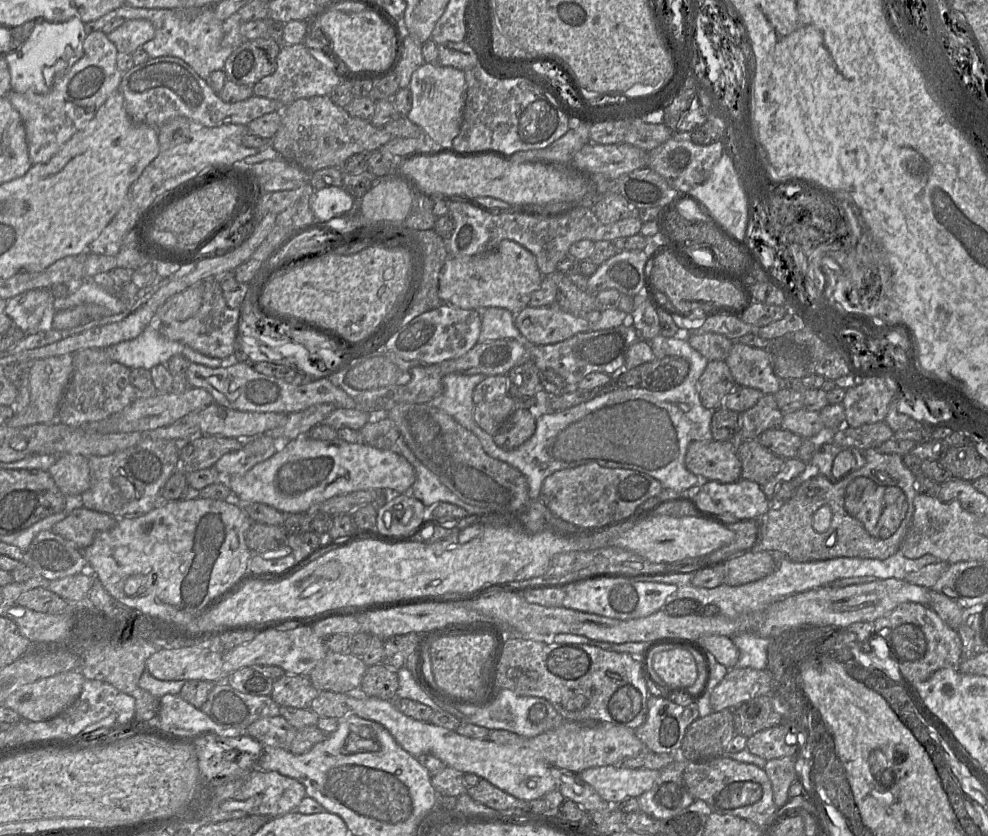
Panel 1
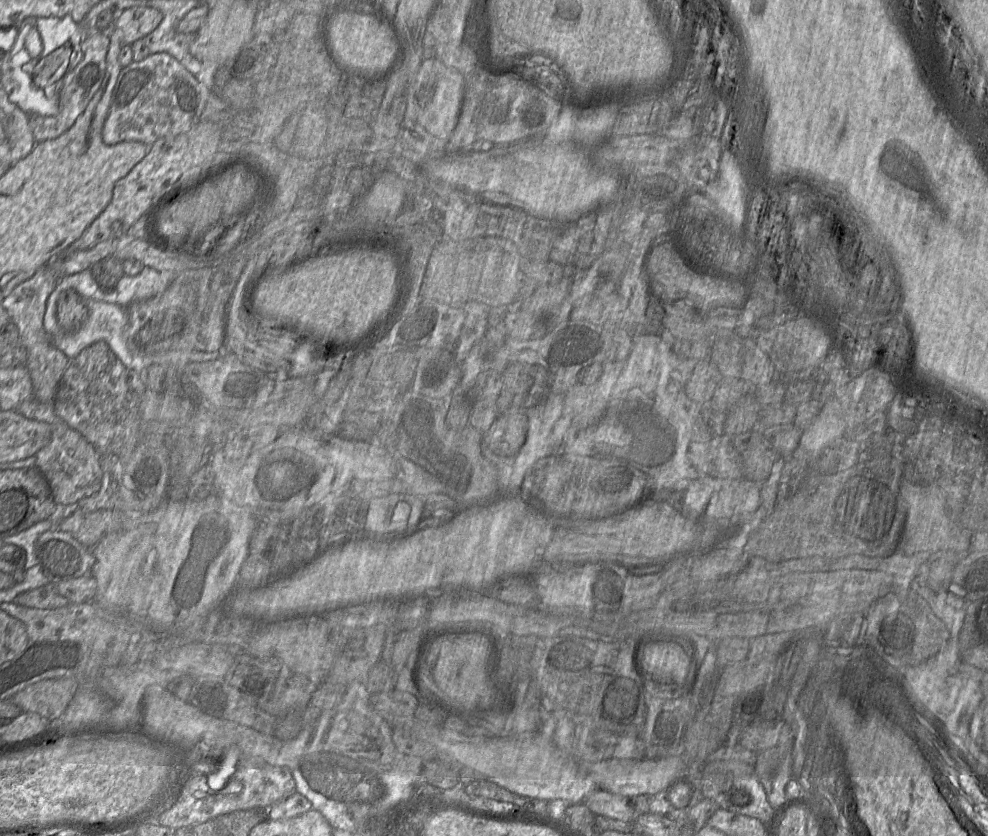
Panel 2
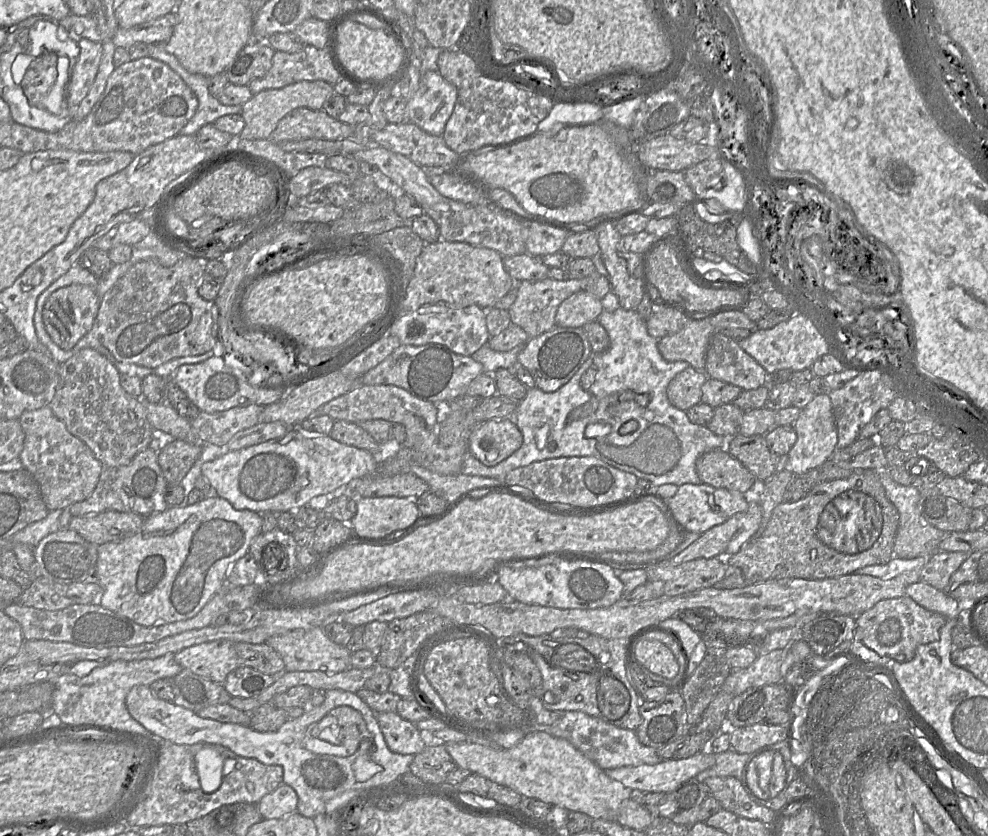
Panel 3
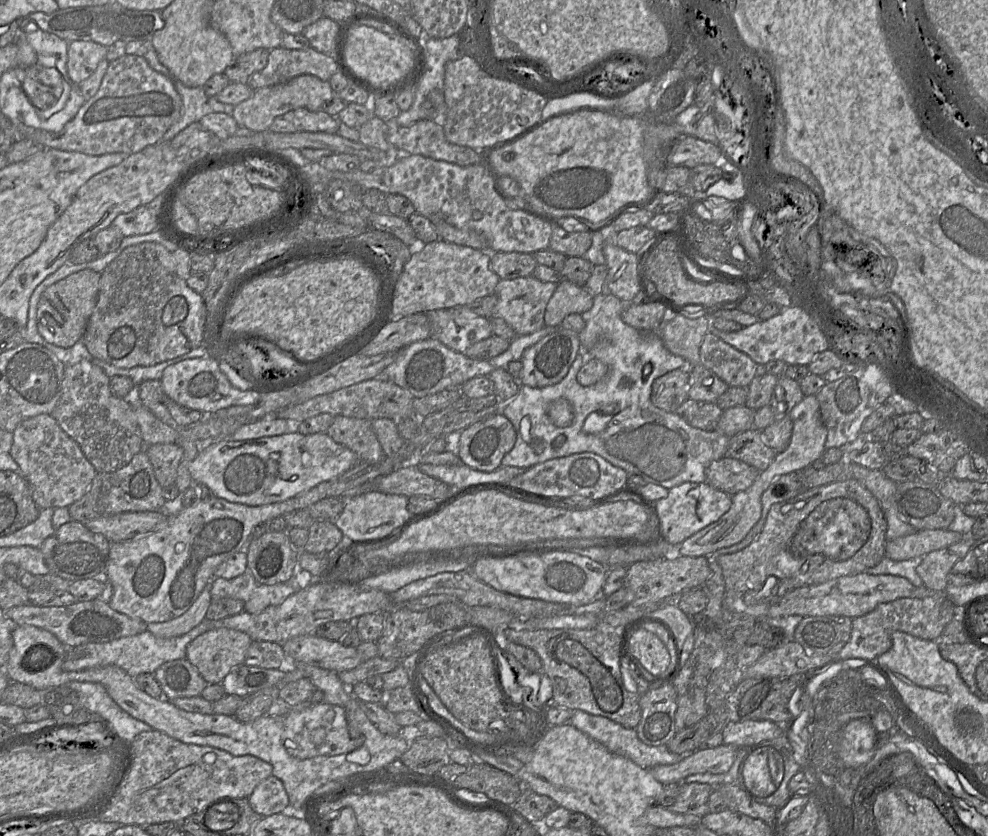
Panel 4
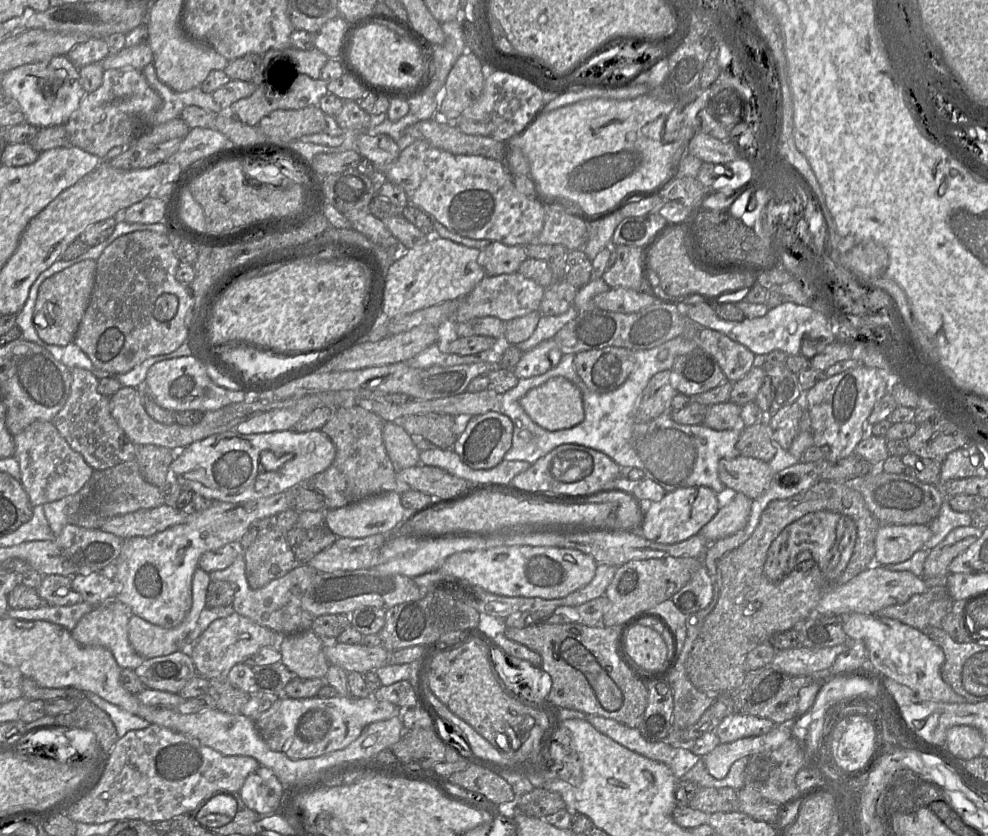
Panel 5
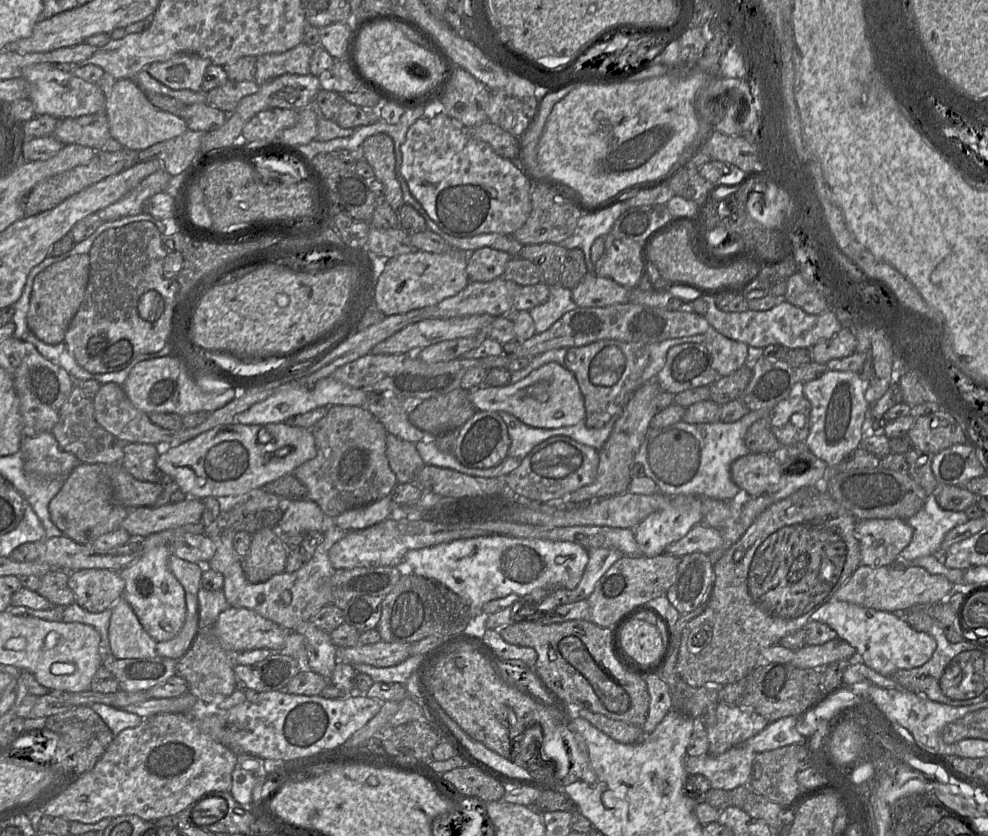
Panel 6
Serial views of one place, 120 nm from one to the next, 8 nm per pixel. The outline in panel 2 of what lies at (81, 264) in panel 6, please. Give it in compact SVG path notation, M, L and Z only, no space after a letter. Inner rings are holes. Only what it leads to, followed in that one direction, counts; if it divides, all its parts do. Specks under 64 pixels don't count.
M75 290L62 291L57 301L57 322L68 334L76 334L88 317L86 300Z

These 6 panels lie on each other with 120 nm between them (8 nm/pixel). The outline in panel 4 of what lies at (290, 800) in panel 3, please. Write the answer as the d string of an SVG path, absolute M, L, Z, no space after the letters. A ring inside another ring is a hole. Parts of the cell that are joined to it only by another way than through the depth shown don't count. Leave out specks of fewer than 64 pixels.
M275 776L263 780L248 798L254 812L270 816L290 810L288 794L283 783Z

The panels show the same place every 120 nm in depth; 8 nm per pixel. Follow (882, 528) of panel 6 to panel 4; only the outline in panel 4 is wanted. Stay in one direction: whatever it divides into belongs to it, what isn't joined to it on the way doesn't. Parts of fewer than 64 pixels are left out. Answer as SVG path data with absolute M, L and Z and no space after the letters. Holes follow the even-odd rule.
M927 529L887 541L885 557L895 561L924 556L932 551L953 545L965 536L949 529Z

